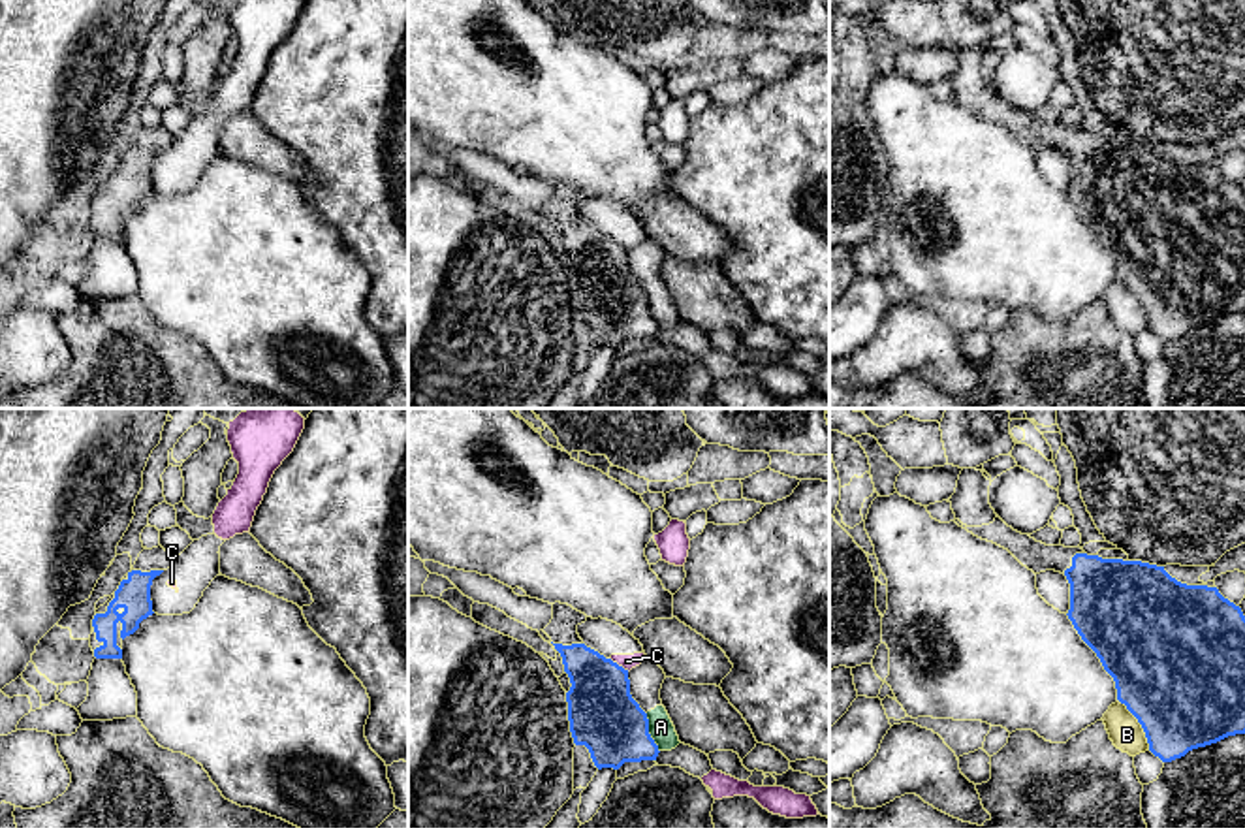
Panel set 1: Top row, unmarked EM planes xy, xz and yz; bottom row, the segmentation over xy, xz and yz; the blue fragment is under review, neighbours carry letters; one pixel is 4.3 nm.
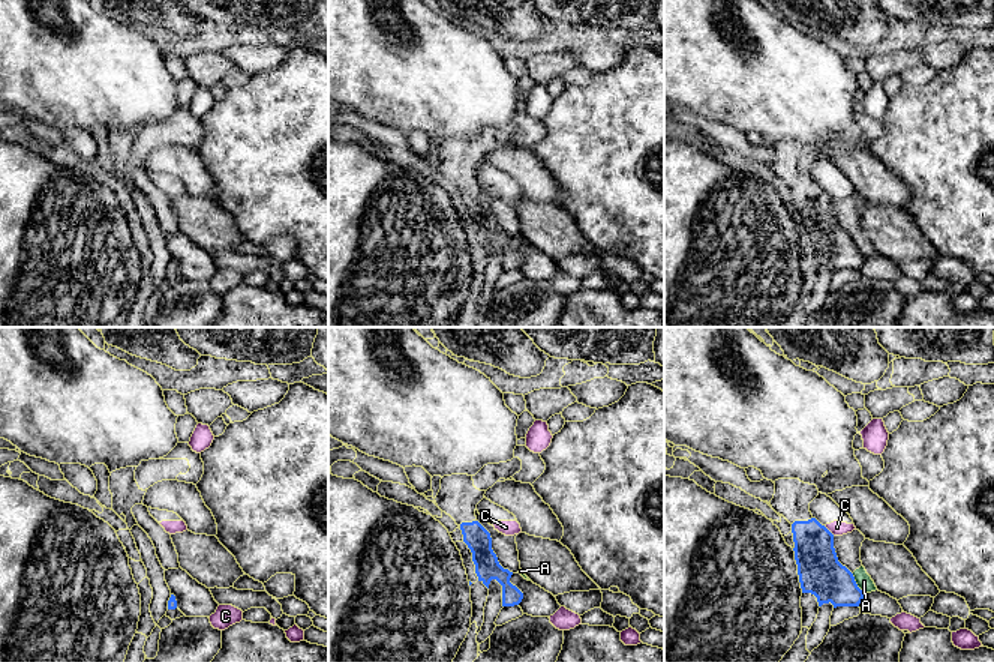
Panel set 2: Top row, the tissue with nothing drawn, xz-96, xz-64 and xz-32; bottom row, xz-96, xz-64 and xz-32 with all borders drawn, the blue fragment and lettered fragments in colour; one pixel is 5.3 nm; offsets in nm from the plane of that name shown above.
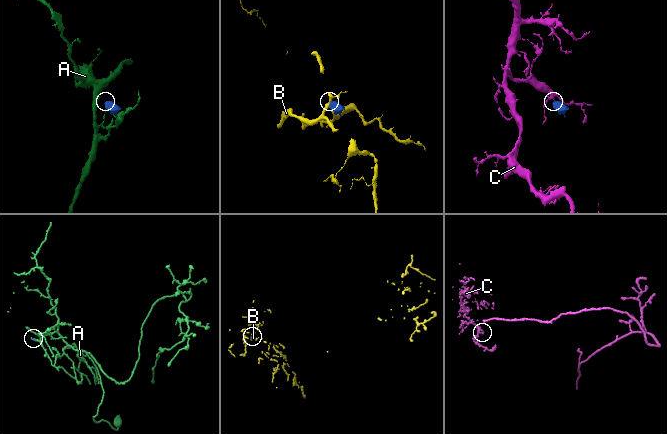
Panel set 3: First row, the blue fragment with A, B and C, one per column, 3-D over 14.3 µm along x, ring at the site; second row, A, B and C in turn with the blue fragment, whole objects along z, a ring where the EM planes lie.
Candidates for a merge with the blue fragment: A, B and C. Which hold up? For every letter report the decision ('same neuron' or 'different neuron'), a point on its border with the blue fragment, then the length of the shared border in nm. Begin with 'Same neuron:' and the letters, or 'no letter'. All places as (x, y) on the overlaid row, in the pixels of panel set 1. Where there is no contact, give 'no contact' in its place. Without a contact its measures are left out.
Same neuron: no letter
A: different neuron; meets blue in xz at (647, 732); contact 180 nm long
B: different neuron; meets blue in yz at (1140, 723); contact 260 nm long
C: different neuron; meets blue in xz at (617, 665); contact 110 nm long

